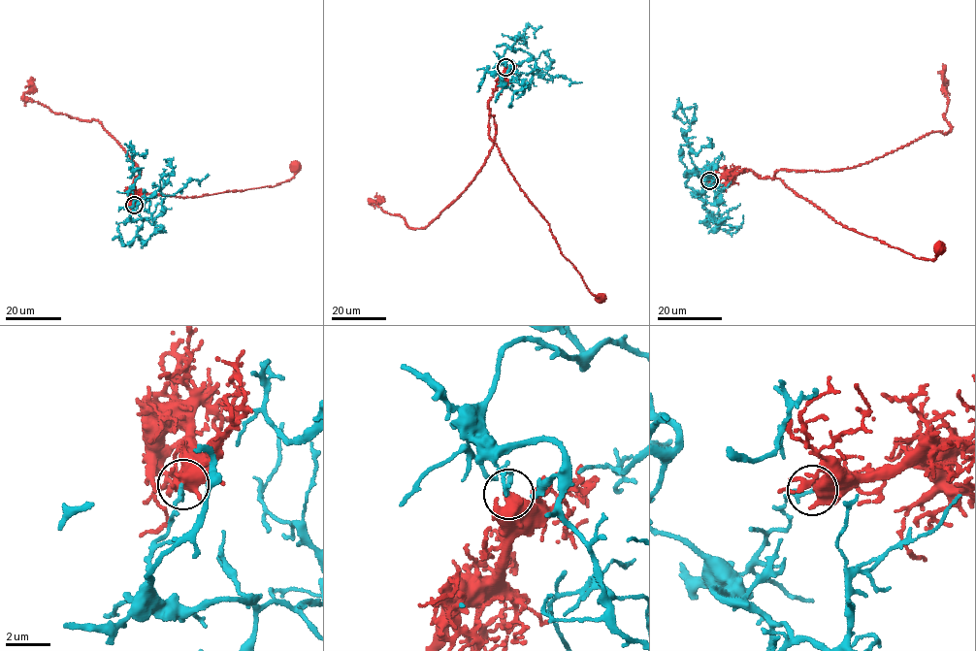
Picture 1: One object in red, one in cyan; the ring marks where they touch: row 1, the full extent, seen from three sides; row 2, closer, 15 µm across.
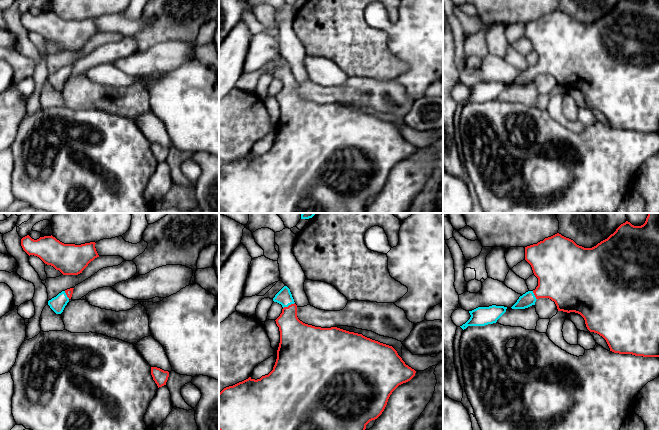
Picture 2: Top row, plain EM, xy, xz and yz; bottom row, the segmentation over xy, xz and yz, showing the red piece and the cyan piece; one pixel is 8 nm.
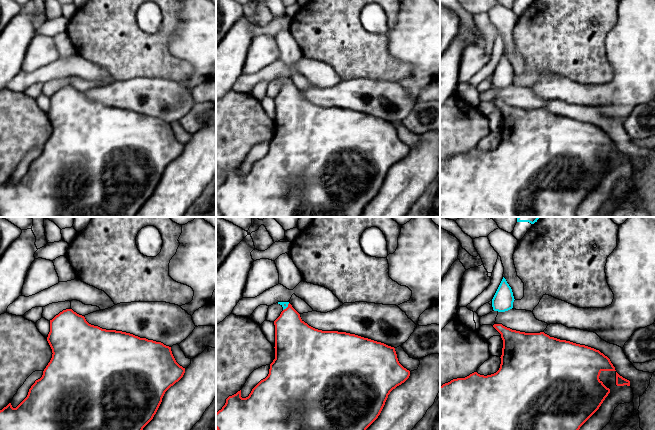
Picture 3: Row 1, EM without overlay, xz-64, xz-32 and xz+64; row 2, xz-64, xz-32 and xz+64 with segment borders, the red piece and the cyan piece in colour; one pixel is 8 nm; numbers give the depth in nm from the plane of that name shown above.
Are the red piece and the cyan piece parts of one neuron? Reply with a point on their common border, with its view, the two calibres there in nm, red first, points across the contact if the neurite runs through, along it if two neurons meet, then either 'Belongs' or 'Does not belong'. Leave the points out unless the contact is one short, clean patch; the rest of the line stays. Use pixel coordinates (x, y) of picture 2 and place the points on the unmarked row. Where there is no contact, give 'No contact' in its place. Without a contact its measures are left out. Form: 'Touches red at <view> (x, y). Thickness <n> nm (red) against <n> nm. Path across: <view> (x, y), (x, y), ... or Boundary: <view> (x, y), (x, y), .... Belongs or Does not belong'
Touches red at xz (289, 81). Thickness 240 nm (red) against 130 nm. Does not belong

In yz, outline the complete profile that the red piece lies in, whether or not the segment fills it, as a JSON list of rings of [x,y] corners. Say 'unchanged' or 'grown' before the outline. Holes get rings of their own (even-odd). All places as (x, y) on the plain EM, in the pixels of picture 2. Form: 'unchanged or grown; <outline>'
unchanged; [[[621,0],[607,15],[592,24],[579,22],[573,16],[557,9],[537,20],[525,23],[525,36],[531,41],[534,51],[538,54],[538,62],[533,66],[536,75],[549,74],[555,78],[558,87],[580,90],[585,96],[587,105],[602,112],[610,127],[614,129],[659,133],[659,0],[643,0],[641,2]]]

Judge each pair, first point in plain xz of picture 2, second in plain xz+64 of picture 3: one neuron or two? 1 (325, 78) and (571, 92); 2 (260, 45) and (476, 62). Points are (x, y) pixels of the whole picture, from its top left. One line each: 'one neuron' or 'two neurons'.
1: one neuron
2: one neuron

